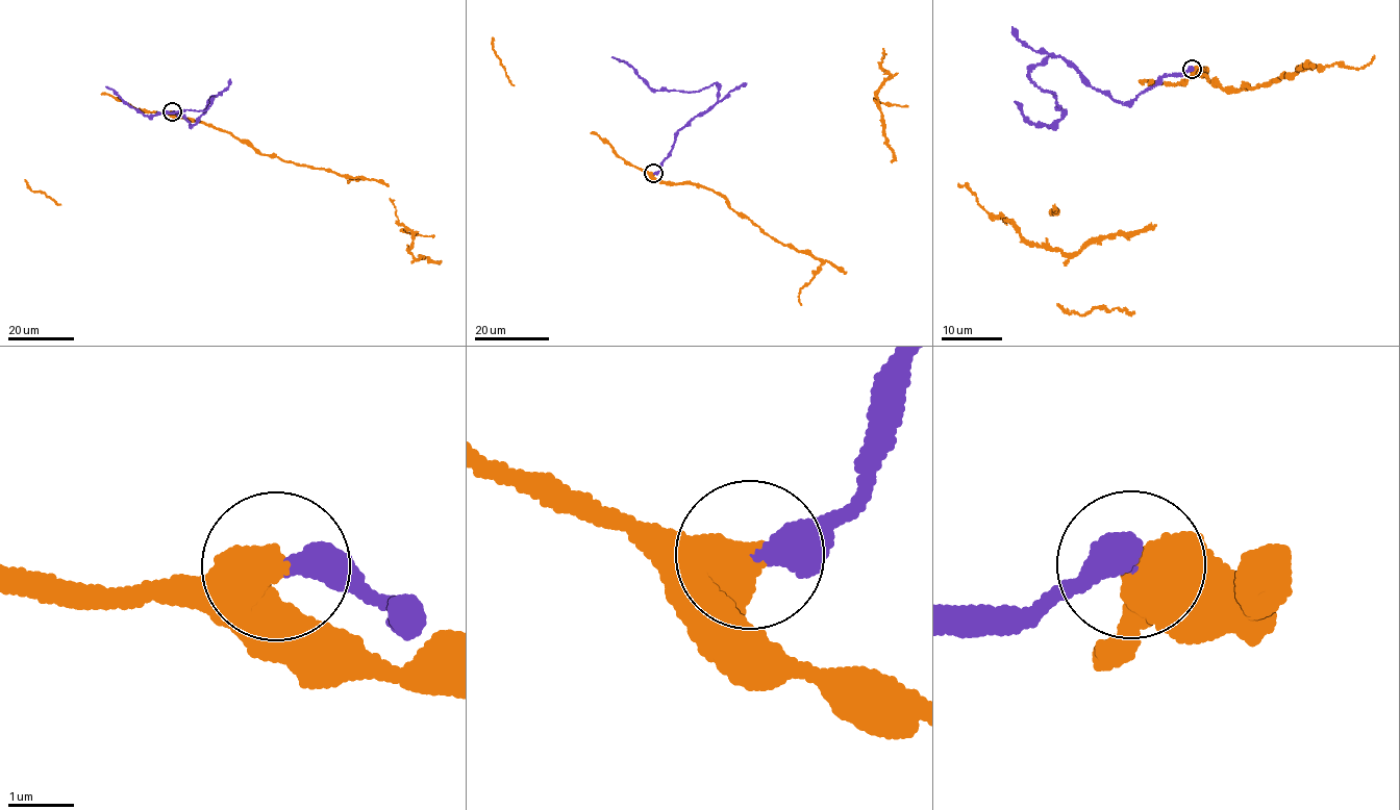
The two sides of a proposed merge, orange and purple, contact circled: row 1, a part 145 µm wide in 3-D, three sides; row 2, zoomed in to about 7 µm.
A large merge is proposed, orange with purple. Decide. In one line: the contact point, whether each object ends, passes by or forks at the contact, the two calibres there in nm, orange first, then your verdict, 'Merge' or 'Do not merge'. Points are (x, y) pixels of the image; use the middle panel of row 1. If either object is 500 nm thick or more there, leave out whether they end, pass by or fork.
Place: (653, 173). Thickness 650 nm (orange) against 440 nm. Do not merge

